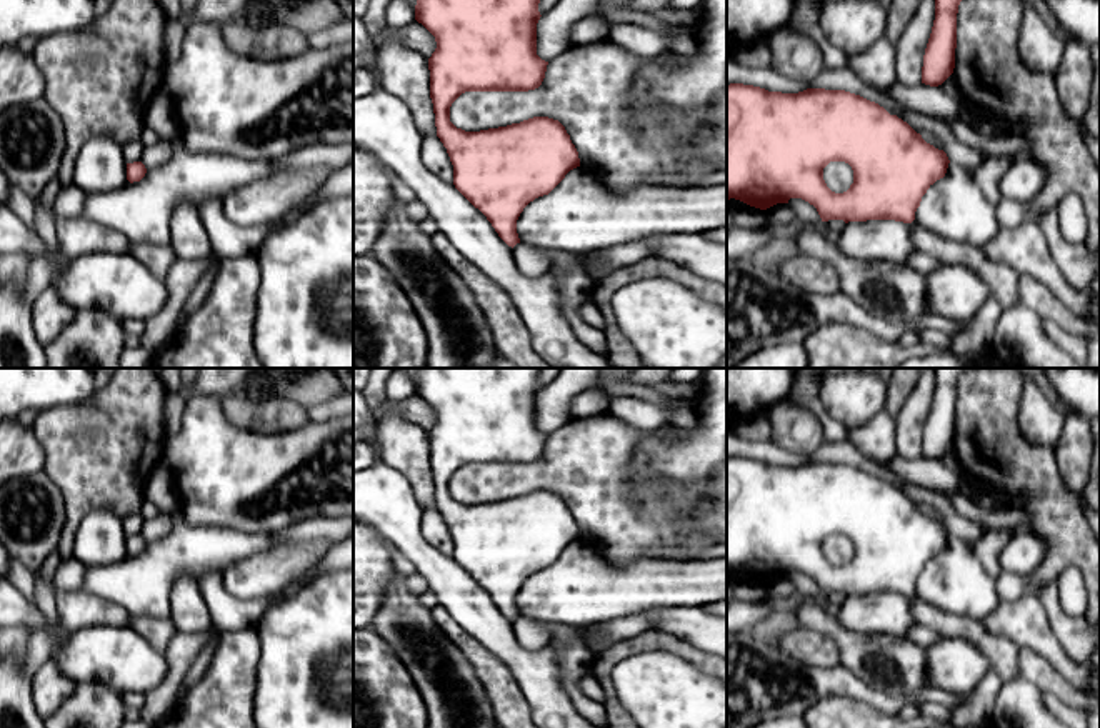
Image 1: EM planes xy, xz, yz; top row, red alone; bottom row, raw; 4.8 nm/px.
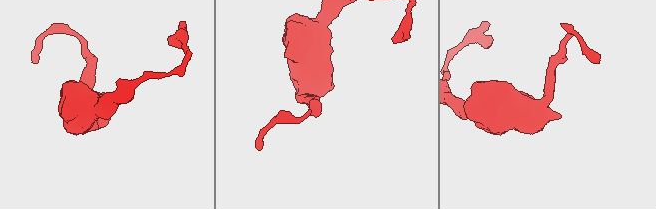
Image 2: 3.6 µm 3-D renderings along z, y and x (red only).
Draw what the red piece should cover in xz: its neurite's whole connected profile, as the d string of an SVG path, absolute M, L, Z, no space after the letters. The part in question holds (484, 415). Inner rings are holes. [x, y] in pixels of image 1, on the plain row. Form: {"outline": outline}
{"outline": "M418 368L415 393L437 415L428 431L430 471L437 510L453 538L455 561L492 596L508 618L520 616L517 593L523 581L548 568L565 548L580 540L565 500L548 490L465 505L450 495L452 476L465 465L528 465L542 458L548 435L537 428L538 376L542 368Z"}

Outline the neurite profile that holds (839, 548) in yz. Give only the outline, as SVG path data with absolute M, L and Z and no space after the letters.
M830 535L823 541L823 553L832 565L843 566L853 556L853 543L845 535Z

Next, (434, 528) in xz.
M437 508L423 511L420 530L427 543L435 546L443 555L453 555L453 538L447 521Z

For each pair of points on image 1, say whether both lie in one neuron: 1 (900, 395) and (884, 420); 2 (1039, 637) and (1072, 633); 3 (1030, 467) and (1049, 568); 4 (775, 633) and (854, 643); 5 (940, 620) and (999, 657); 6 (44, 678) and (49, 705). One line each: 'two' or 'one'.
1: two
2: two
3: one
4: two
5: one
6: one

